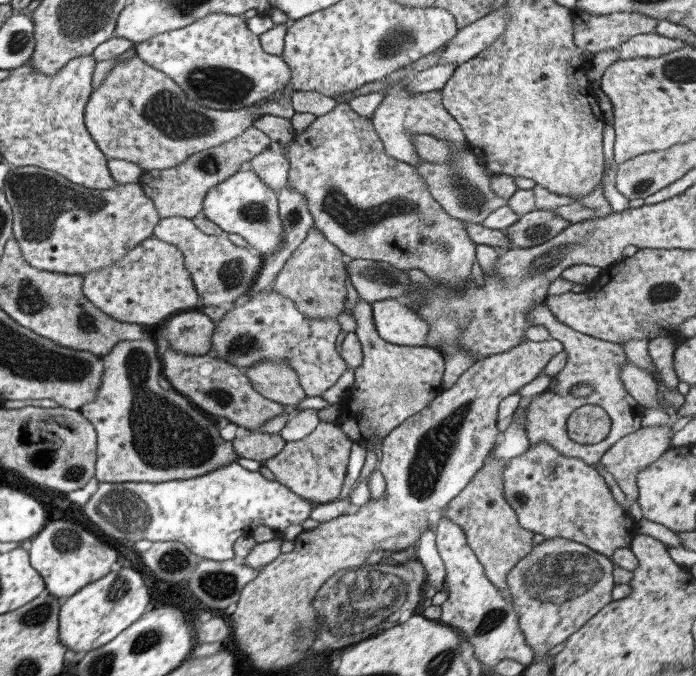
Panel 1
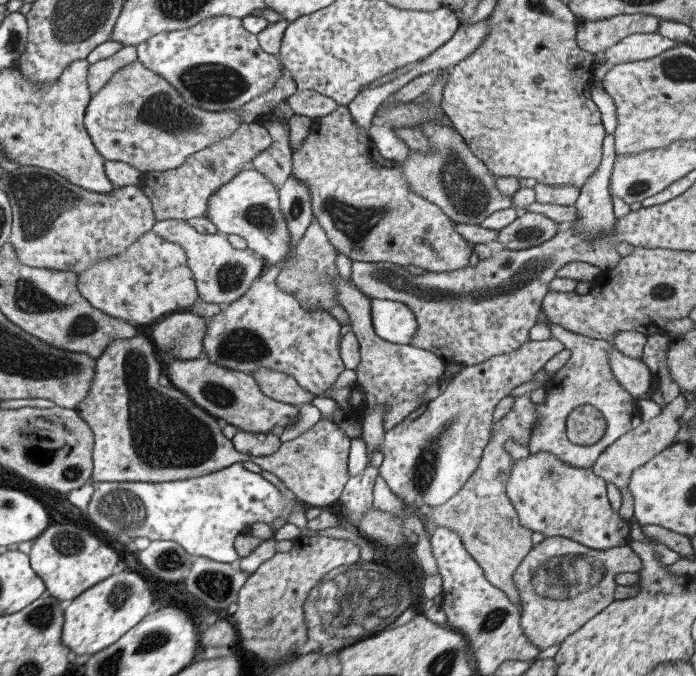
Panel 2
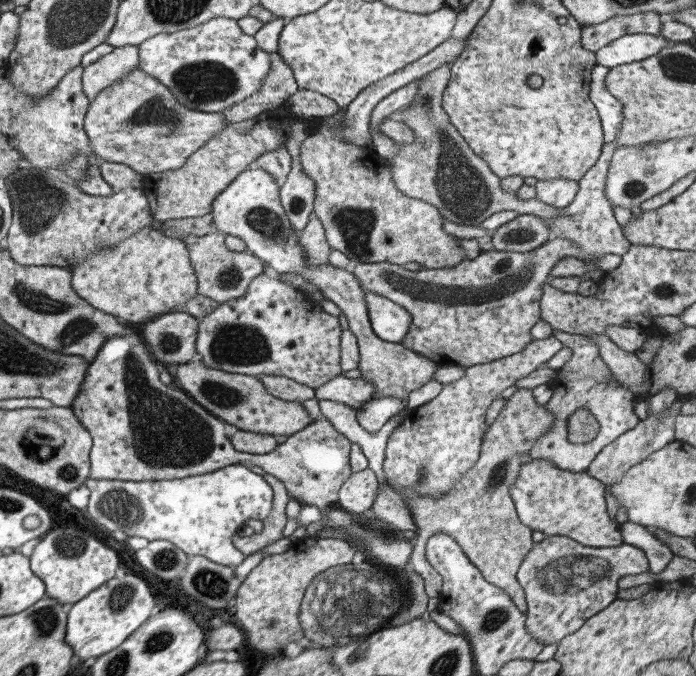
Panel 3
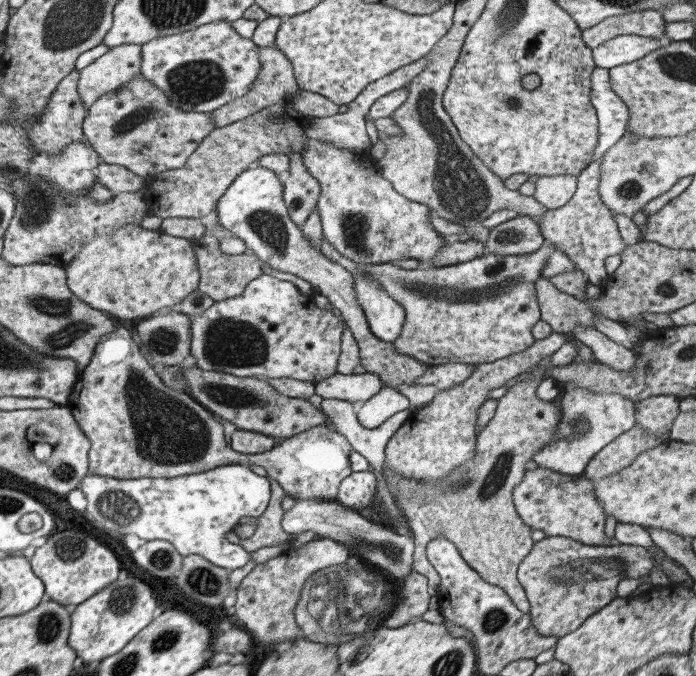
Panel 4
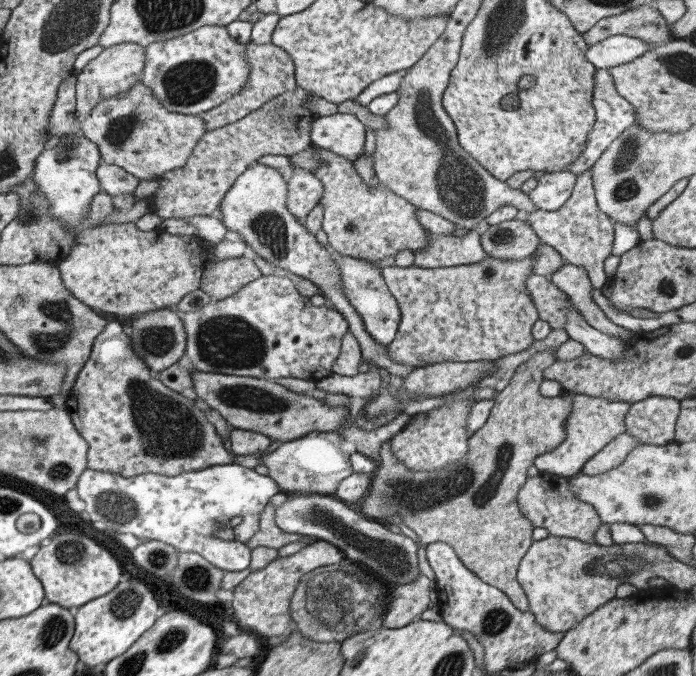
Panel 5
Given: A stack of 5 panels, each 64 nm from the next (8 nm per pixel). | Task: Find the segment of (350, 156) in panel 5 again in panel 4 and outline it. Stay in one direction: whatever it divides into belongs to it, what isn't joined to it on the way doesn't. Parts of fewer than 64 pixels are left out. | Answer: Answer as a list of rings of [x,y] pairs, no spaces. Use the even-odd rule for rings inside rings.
[[[427,56],[421,57],[419,60],[412,62],[411,64],[399,67],[397,70],[390,72],[388,75],[382,76],[380,79],[374,80],[369,83],[363,90],[358,92],[358,95],[347,105],[347,110],[343,113],[336,113],[329,117],[316,118],[311,121],[311,124],[305,128],[304,133],[307,138],[312,138],[324,143],[334,144],[337,148],[347,149],[356,153],[367,152],[369,149],[369,138],[365,131],[365,118],[369,107],[381,96],[385,96],[388,92],[393,92],[398,88],[405,87],[406,83],[417,76],[418,72],[425,68],[425,65],[429,61]]]

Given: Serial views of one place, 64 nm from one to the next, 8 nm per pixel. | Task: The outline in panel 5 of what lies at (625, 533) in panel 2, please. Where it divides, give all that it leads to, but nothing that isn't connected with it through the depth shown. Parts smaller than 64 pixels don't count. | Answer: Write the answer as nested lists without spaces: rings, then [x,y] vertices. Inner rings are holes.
[[[541,472],[529,476],[517,491],[516,503],[520,513],[531,522],[533,528],[544,528],[551,536],[577,539],[591,544],[595,530],[602,524],[591,504],[575,498],[568,477]]]

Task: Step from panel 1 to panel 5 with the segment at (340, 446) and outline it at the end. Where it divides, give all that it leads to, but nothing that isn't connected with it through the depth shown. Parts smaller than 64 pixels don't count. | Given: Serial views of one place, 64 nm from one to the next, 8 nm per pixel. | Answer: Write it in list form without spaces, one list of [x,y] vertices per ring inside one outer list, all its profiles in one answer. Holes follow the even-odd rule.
[[[116,320],[106,321],[106,325],[102,332],[93,339],[90,355],[87,357],[85,364],[75,377],[72,388],[69,390],[65,400],[65,410],[69,412],[71,424],[73,424],[75,430],[83,437],[83,440],[85,440],[88,446],[86,453],[86,468],[90,468],[91,470],[102,470],[103,472],[112,472],[113,474],[125,477],[137,476],[144,472],[153,472],[161,476],[177,476],[177,473],[181,472],[199,471],[209,466],[233,463],[235,454],[227,452],[227,450],[223,448],[222,439],[217,435],[213,424],[207,422],[203,412],[197,409],[194,402],[187,400],[187,398],[183,398],[180,393],[173,392],[173,390],[166,388],[161,384],[160,380],[152,378],[149,371],[143,359],[135,354],[130,344],[130,338],[127,336],[122,326],[117,323]],[[311,431],[299,438],[283,442],[273,452],[261,454],[260,464],[267,468],[267,474],[285,494],[334,494],[337,485],[353,470],[350,455],[341,450],[341,433]]]

